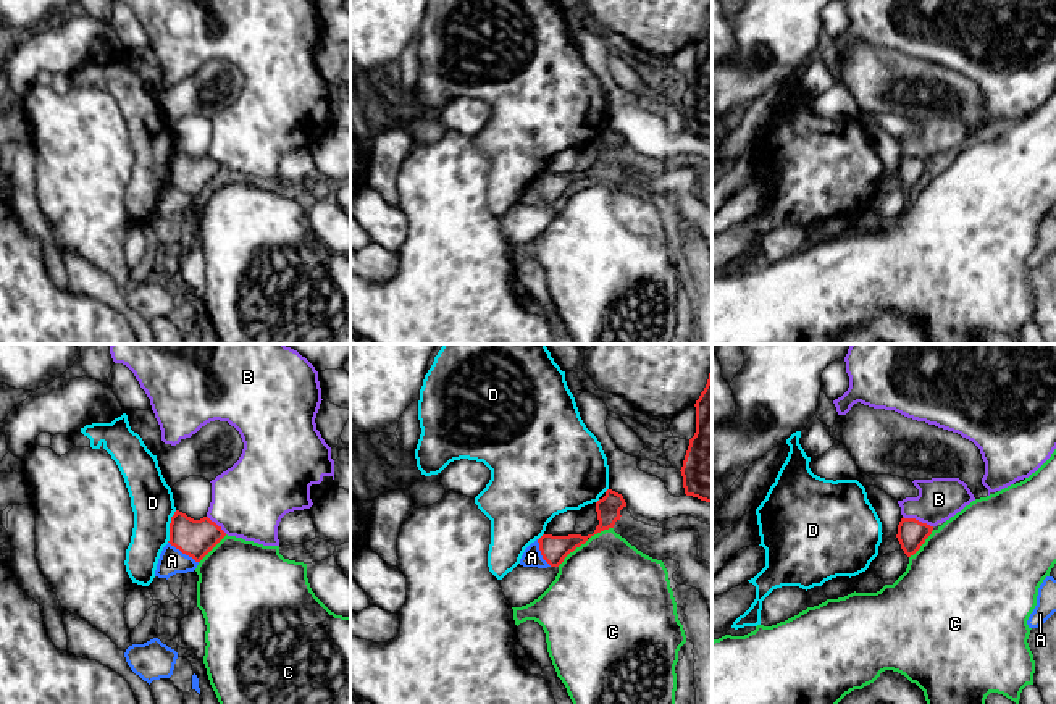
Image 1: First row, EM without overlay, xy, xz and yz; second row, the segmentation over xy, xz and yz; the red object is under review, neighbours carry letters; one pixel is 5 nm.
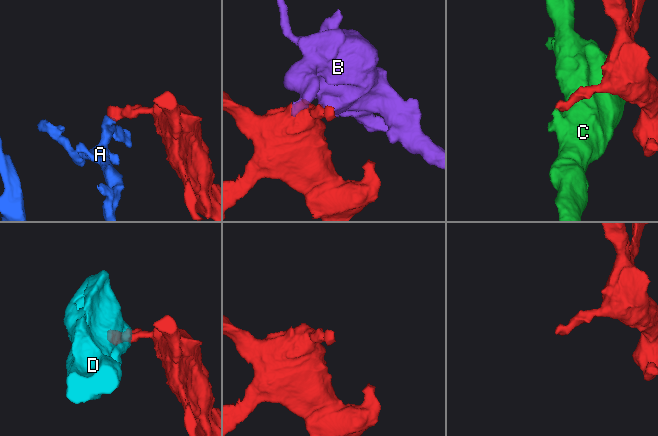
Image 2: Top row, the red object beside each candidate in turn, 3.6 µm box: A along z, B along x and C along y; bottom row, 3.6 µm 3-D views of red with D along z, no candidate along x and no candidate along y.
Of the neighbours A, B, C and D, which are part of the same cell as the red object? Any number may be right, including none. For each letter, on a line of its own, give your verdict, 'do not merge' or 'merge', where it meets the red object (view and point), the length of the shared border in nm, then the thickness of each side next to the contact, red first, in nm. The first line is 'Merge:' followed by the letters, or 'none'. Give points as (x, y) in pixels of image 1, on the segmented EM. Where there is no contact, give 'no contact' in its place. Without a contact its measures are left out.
Merge: none
A: do not merge; contact xy (183, 553); length 190 nm; calibres 190 and 130 nm
B: do not merge; contact yz (917, 520); length 160 nm; calibres 140 and 220 nm
C: do not merge; contact xz (585, 541); length 340 nm; calibres 140 and 480 nm
D: do not merge; contact xy (170, 527); length 170 nm; calibres 190 and 220 nm

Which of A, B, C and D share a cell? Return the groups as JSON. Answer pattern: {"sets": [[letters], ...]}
{"sets": [["A"], ["B"], ["C"], ["D"]]}

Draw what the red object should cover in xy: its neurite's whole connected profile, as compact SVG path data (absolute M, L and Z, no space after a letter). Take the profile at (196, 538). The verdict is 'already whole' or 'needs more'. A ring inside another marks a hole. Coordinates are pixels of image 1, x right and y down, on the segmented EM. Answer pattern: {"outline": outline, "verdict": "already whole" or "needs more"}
{"outline": "M176 510L170 523L170 544L200 562L226 533L208 517L194 520Z", "verdict": "already whole"}

